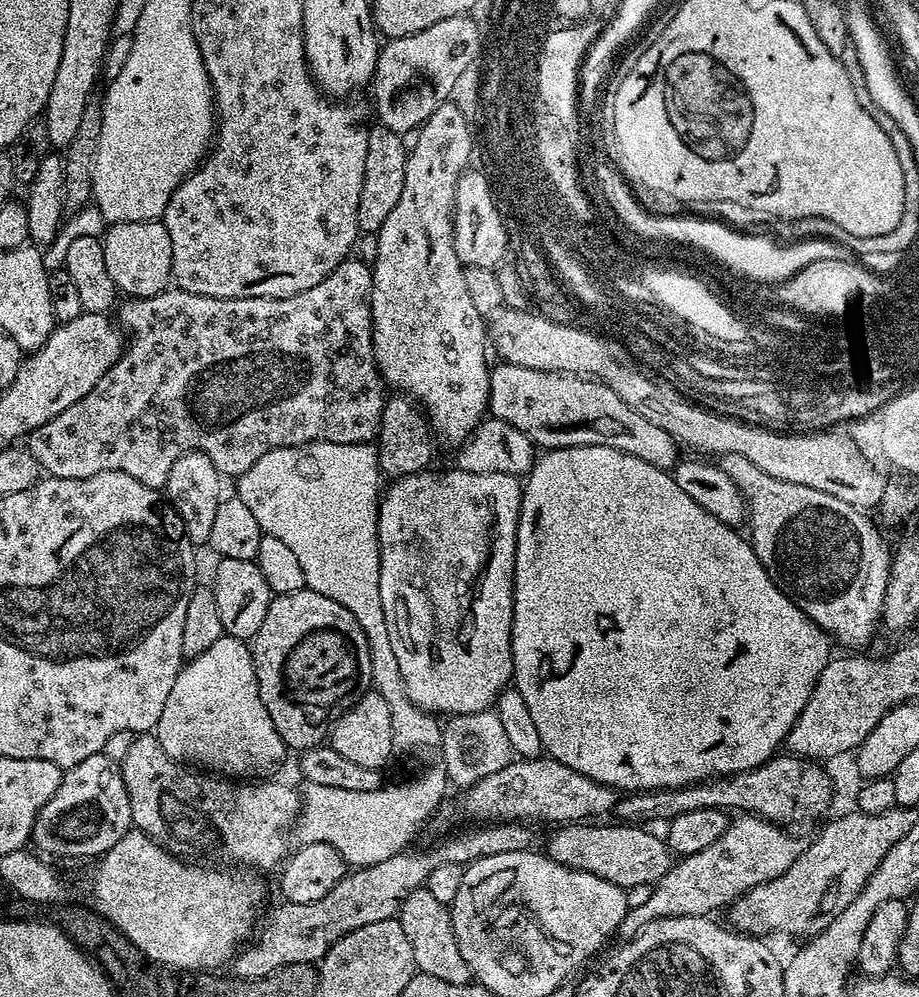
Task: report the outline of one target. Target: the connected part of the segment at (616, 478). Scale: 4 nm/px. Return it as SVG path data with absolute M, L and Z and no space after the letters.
M578 446L578 447L577 447L577 448L553 448L553 449L551 449L551 450L548 450L548 451L545 451L545 452L544 452L544 453L543 453L543 455L541 455L541 456L540 456L540 457L539 457L539 459L537 459L537 461L536 461L536 463L535 463L535 464L533 464L533 465L532 465L532 471L531 471L531 472L529 472L529 473L527 473L527 476L526 476L526 479L525 479L525 480L524 480L524 481L523 481L523 484L522 484L522 491L521 491L521 493L520 493L520 521L519 521L519 522L518 522L518 526L517 526L517 527L516 527L516 569L515 569L515 570L514 570L514 574L513 574L513 575L512 575L512 680L513 680L513 681L514 681L514 687L516 687L516 689L517 689L517 690L518 690L518 694L522 694L522 699L524 699L524 700L525 700L525 702L526 702L526 706L527 706L527 707L528 707L528 708L529 708L529 709L530 709L530 714L531 714L531 716L532 716L532 719L533 719L533 721L534 721L534 727L535 727L535 728L536 728L536 729L538 729L538 738L542 738L542 746L543 746L543 747L544 747L544 752L545 752L545 753L547 753L547 755L549 755L549 756L551 756L551 757L552 757L552 759L553 759L553 760L557 760L557 761L558 761L558 762L562 762L562 766L570 766L570 767L571 767L571 768L573 768L573 769L574 769L574 770L578 770L578 774L586 774L586 778L590 778L590 779L591 779L591 780L597 780L597 781L598 781L598 782L602 782L602 783L603 783L603 784L605 784L605 785L606 785L606 786L610 786L610 787L611 787L611 788L615 788L615 789L617 789L617 790L619 790L619 791L620 791L620 792L621 792L621 793L624 793L624 794L631 794L631 793L633 793L633 792L652 792L652 791L653 791L653 790L654 790L654 789L656 789L656 788L681 788L681 787L682 787L682 786L686 786L686 785L687 785L687 784L698 784L698 783L700 783L700 781L702 781L702 780L710 780L710 779L712 779L712 777L713 777L713 776L733 776L733 775L734 775L734 774L738 774L738 773L739 773L739 772L745 772L745 771L746 771L746 770L754 770L754 769L755 769L755 768L757 768L757 767L758 767L758 766L762 766L762 765L763 765L763 764L764 764L764 763L765 763L765 762L767 762L767 760L770 760L770 759L772 759L772 757L773 757L773 756L775 756L775 755L777 755L777 752L778 752L778 749L779 749L779 748L776 748L776 747L778 747L778 746L779 746L779 744L780 744L780 747L781 747L781 745L783 745L783 744L784 744L784 743L785 743L785 741L787 741L787 738L788 738L788 731L789 731L789 730L790 730L790 729L792 729L792 727L793 727L793 726L794 726L794 722L795 722L795 721L796 721L796 719L797 719L797 718L798 718L798 714L802 714L802 706L806 706L806 702L810 702L810 694L811 694L811 693L812 693L812 691L813 691L813 690L814 690L814 686L815 686L815 685L816 685L816 676L817 676L817 675L818 675L818 674L822 674L822 670L823 670L823 669L824 669L824 666L825 666L825 663L826 663L826 661L827 661L827 660L828 660L828 659L829 659L829 656L830 656L830 653L828 653L828 650L829 650L829 648L830 648L830 646L831 646L831 647L832 647L832 644L831 644L831 641L830 641L830 640L829 640L829 637L827 637L827 636L825 636L825 634L824 634L824 632L823 632L823 630L822 630L822 629L820 629L820 628L817 628L817 627L816 627L816 623L814 623L814 621L812 621L812 620L808 620L808 619L807 619L807 618L806 618L806 614L802 614L802 613L801 613L801 612L800 612L800 611L799 611L799 610L798 610L798 606L797 606L797 605L796 605L796 604L792 604L792 603L791 603L791 602L790 602L790 598L789 598L789 597L788 597L788 596L786 596L786 595L784 595L784 592L783 592L783 591L782 591L782 589L781 589L781 588L777 588L777 587L776 587L776 583L774 583L774 581L771 581L771 582L769 582L769 584L756 584L756 568L748 568L748 576L740 576L740 584L732 584L732 576L724 576L724 568L708 568L708 576L716 576L716 592L708 592L708 600L716 600L716 608L700 608L700 592L692 592L692 616L684 616L684 592L668 592L668 474L666 474L666 472L665 472L665 469L662 469L662 468L650 468L650 467L648 467L648 464L647 464L647 463L646 463L646 462L642 462L642 461L641 461L641 460L634 460L634 459L632 459L632 456L631 456L631 455L630 455L630 454L626 454L626 453L625 453L625 452L614 452L614 451L611 451L611 450L610 450L610 449L609 449L609 448L607 448L607 447L606 447L606 446Z

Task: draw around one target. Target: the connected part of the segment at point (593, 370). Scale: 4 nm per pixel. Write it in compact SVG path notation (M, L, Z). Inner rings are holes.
M504 308L490 320L490 344L506 364L543 372L600 374L608 364L608 348L595 331L576 324L550 322L535 310Z

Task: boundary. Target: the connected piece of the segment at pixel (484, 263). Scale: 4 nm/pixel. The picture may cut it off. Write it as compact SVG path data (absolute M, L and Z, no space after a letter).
M483 171L461 172L456 187L456 207L452 222L452 237L460 263L470 268L491 268L505 263L510 247L507 228L500 216L496 197L488 183L488 177Z

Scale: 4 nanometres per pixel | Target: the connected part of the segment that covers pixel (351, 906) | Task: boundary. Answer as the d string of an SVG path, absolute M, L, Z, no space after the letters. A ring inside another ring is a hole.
M484 822L479 826L468 826L465 832L456 832L453 836L445 838L441 844L436 844L433 848L428 848L425 852L412 852L405 850L386 858L386 862L378 862L374 866L357 868L349 871L337 882L334 890L326 894L326 898L318 898L318 902L309 904L281 903L281 908L276 909L272 917L268 920L268 925L264 928L264 933L260 936L260 941L253 948L245 947L236 956L234 961L234 972L237 976L243 976L245 980L253 980L259 976L270 974L278 970L283 964L311 964L323 960L324 956L346 934L360 929L362 926L370 926L370 922L382 922L393 919L399 913L402 902L414 890L425 887L430 878L430 873L443 864L473 864L478 858L486 858L490 854L506 854L507 852L523 852L531 849L532 832L531 827L520 822Z

